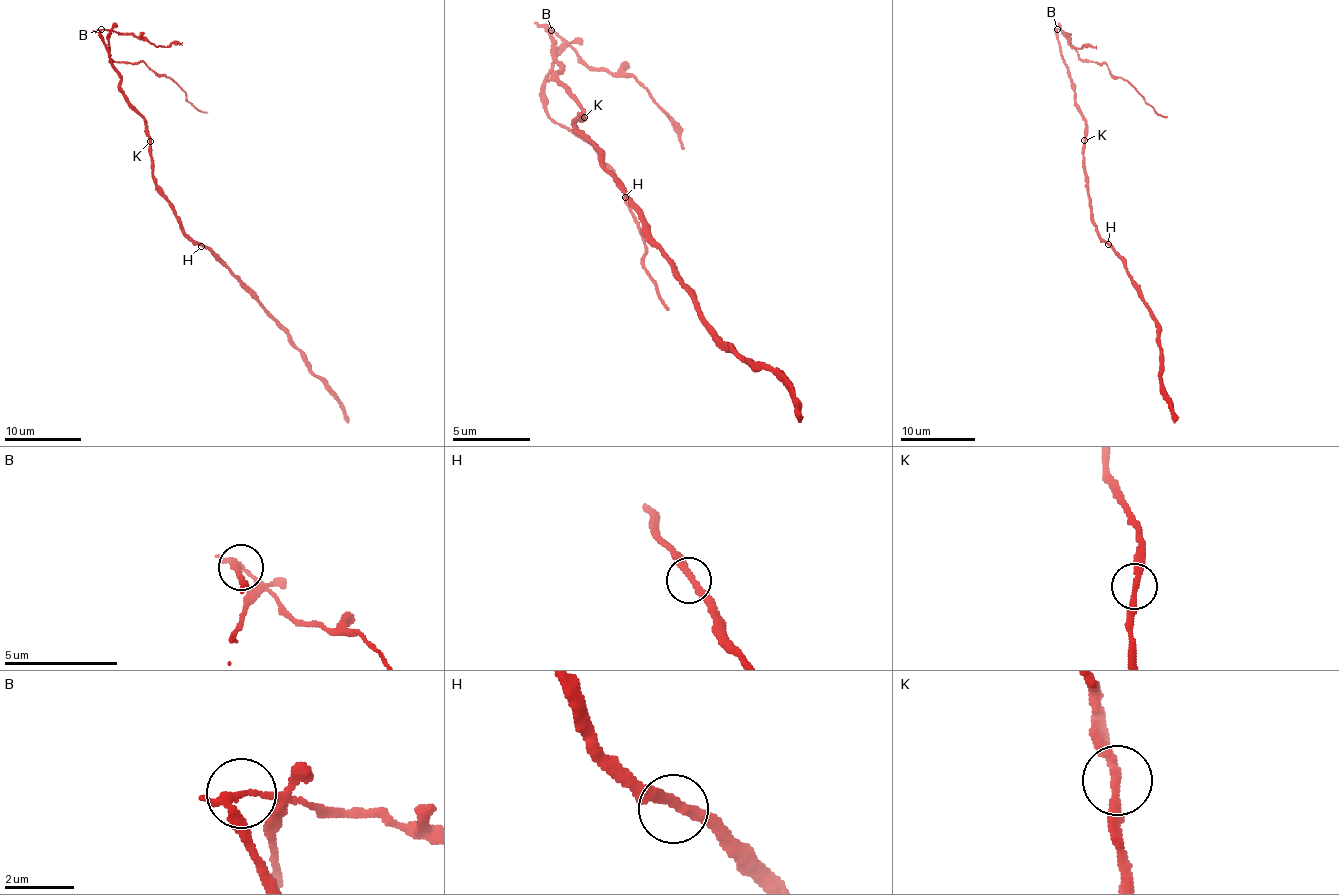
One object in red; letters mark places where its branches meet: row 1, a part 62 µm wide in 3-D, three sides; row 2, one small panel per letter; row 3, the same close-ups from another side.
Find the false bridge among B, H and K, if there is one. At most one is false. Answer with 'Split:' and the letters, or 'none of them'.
Split: B

